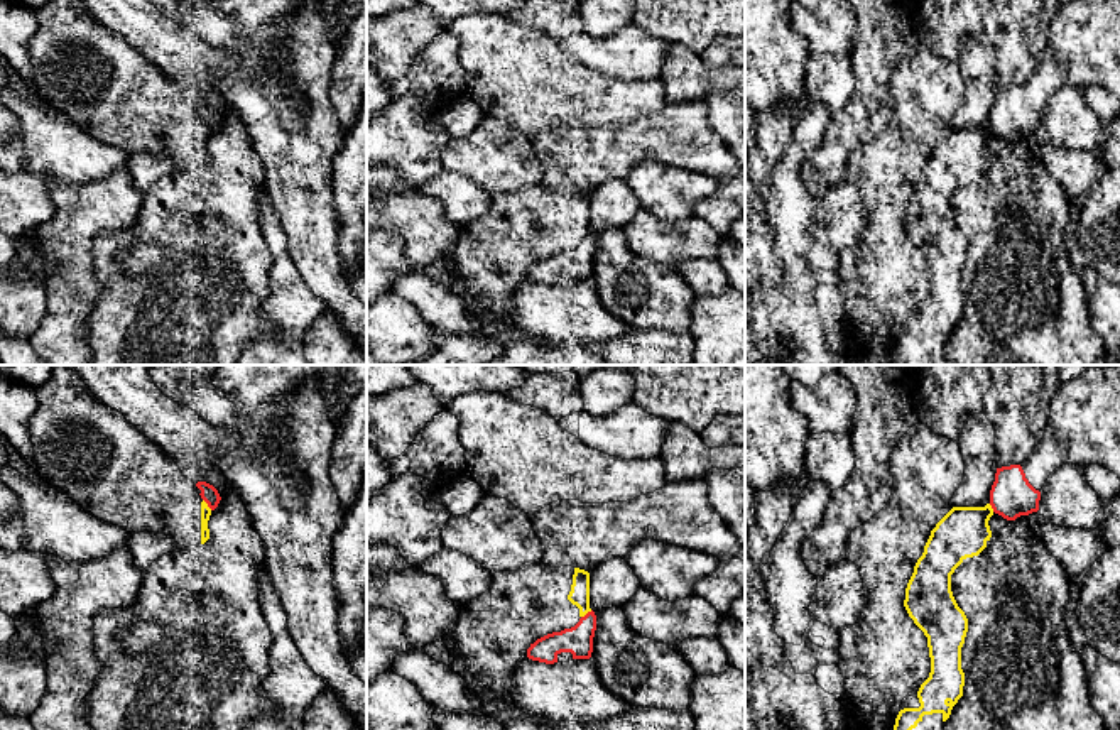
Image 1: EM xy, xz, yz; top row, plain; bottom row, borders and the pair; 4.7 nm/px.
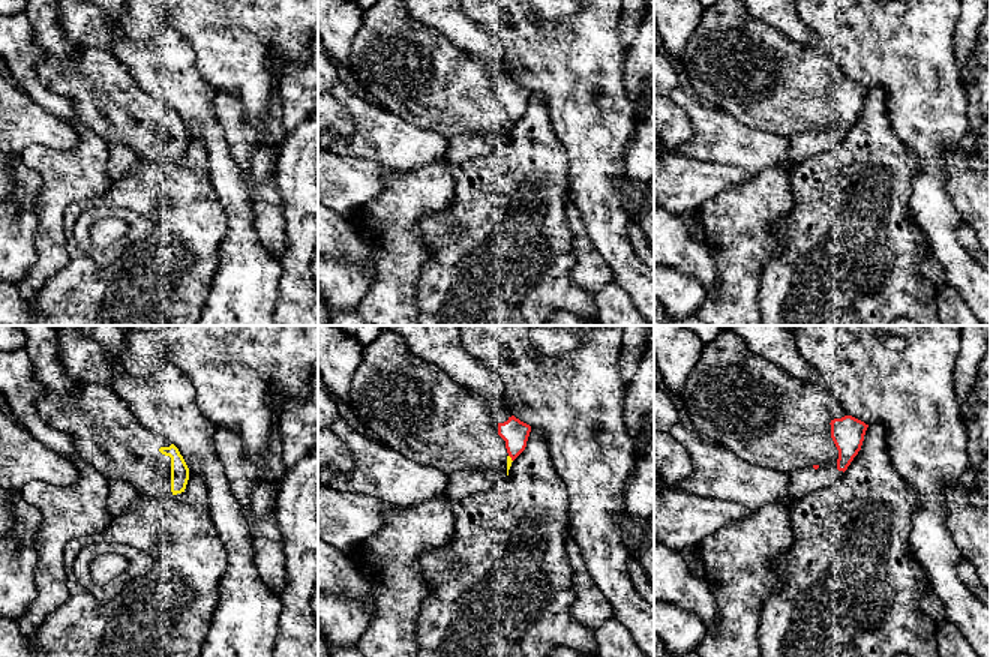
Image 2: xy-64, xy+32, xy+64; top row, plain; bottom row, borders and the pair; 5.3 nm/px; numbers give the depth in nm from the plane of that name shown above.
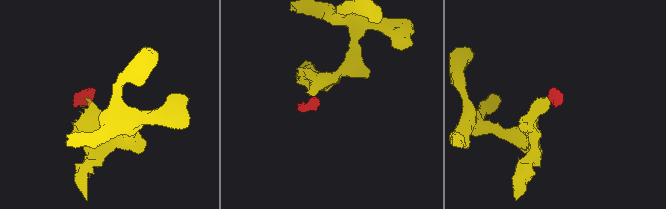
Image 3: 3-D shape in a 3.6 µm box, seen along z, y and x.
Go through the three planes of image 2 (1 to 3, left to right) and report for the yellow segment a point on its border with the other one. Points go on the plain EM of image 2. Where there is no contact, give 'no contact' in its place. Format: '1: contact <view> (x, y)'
1: no contact
2: contact xy+32 (510, 120)
3: no contact

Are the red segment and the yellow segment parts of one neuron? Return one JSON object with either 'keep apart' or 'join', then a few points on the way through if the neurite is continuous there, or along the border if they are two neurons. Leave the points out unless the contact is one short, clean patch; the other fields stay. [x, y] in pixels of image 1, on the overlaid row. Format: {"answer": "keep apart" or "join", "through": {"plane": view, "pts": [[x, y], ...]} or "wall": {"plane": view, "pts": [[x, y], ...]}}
{"answer": "keep apart"}

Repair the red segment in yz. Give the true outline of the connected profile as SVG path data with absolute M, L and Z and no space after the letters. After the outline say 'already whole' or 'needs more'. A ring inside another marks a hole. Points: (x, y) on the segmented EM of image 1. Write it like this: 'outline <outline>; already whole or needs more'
outline M1120 367L1086 368L1079 377L1061 384L1052 399L1044 438L1020 465L997 468L990 505L1007 520L1039 510L1041 488L1049 475L1066 465L1100 465L1120 477Z; needs more

